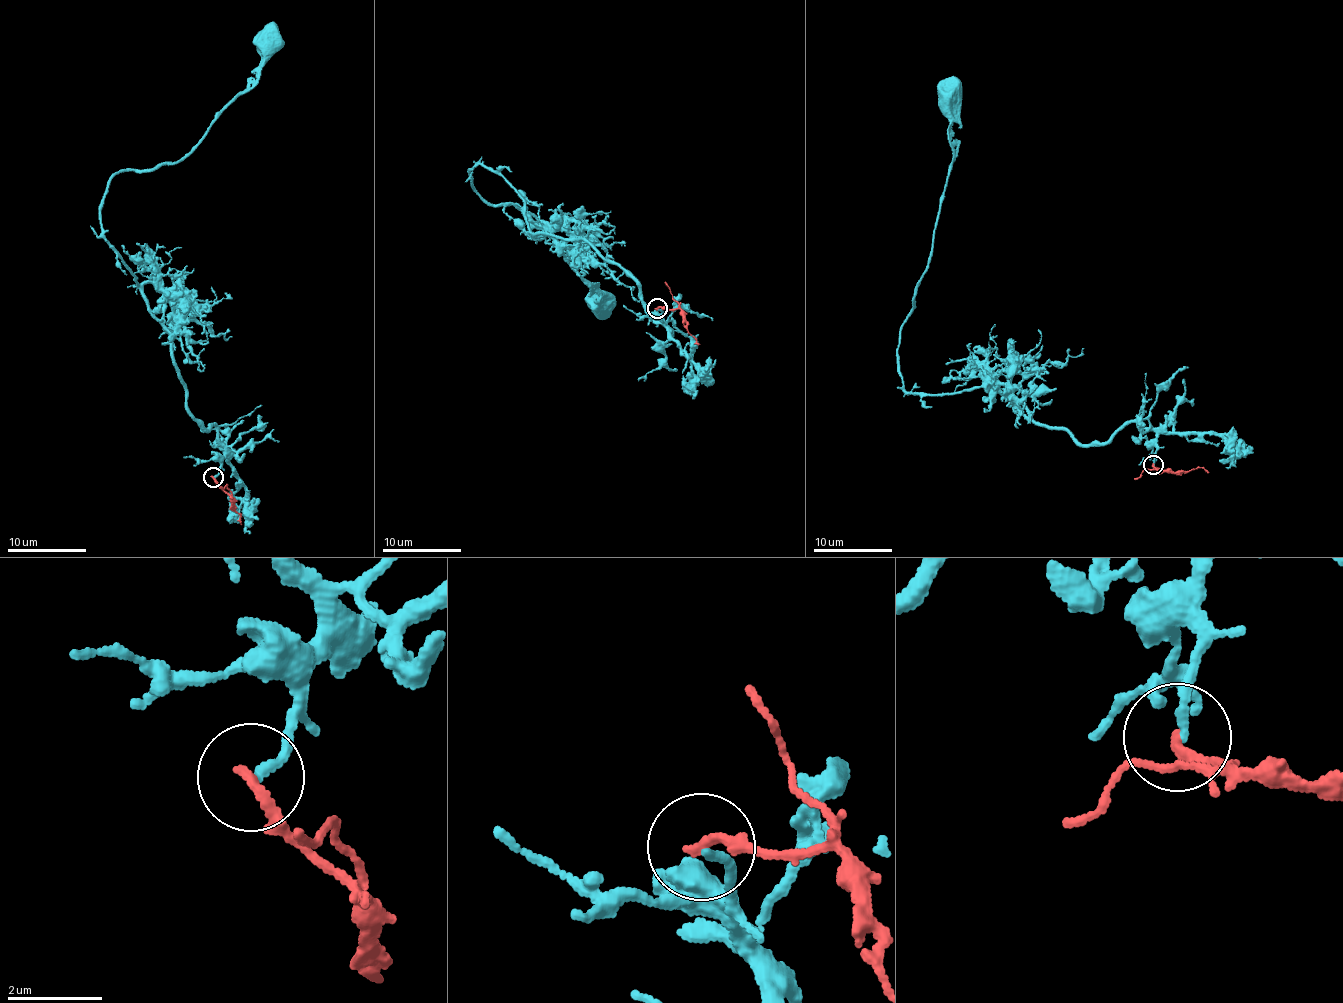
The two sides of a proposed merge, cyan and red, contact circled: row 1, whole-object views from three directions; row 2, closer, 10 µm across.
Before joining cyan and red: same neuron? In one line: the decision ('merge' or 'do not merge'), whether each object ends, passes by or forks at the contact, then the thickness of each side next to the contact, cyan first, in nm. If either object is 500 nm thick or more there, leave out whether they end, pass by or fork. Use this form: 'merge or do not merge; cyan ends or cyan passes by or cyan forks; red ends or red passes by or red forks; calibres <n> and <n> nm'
do not merge; cyan ends; red ends; calibres 170 and 240 nm

